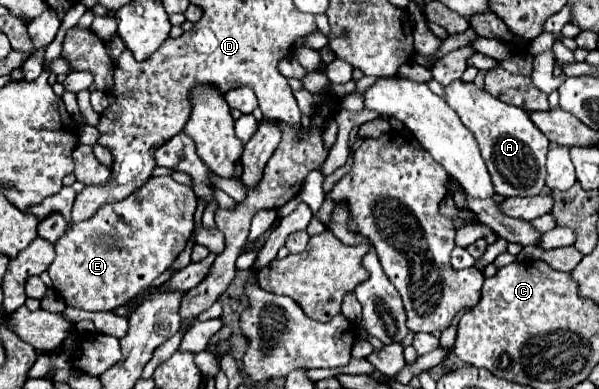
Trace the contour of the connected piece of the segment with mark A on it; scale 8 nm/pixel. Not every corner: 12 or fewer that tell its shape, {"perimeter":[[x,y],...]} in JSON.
{"perimeter":[[462,78],[444,100],[502,196],[544,190],[550,140],[524,108]]}

